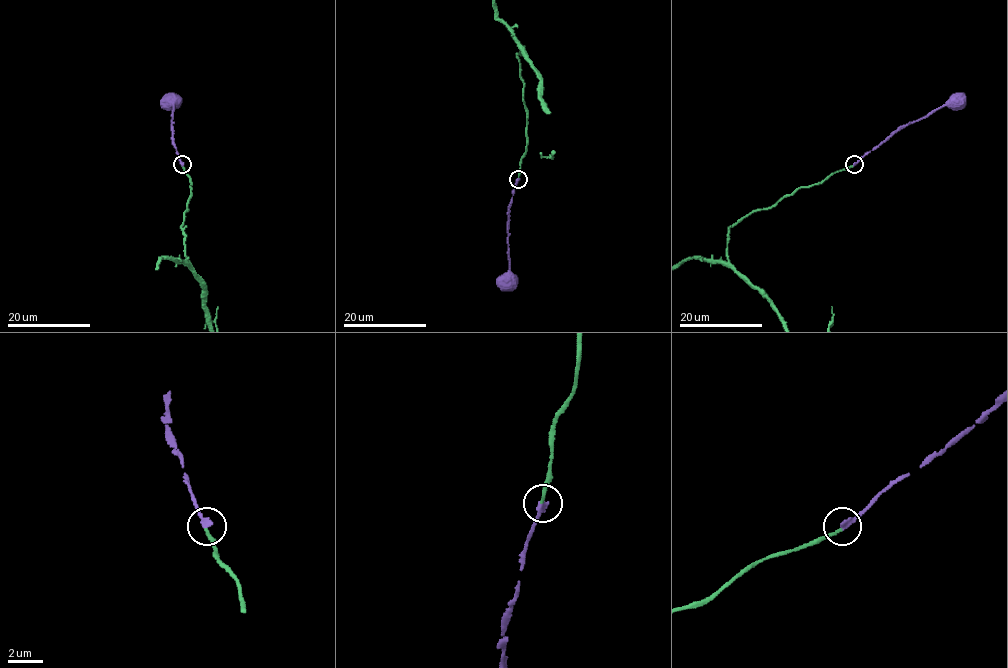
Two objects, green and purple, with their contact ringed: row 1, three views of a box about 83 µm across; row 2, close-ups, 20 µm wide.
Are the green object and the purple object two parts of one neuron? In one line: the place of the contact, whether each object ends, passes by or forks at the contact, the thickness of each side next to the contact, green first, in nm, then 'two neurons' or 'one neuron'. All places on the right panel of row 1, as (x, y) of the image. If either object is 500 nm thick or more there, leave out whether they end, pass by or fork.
place (854, 164); green ends; purple ends; calibres 170 and 320 nm; one neuron

